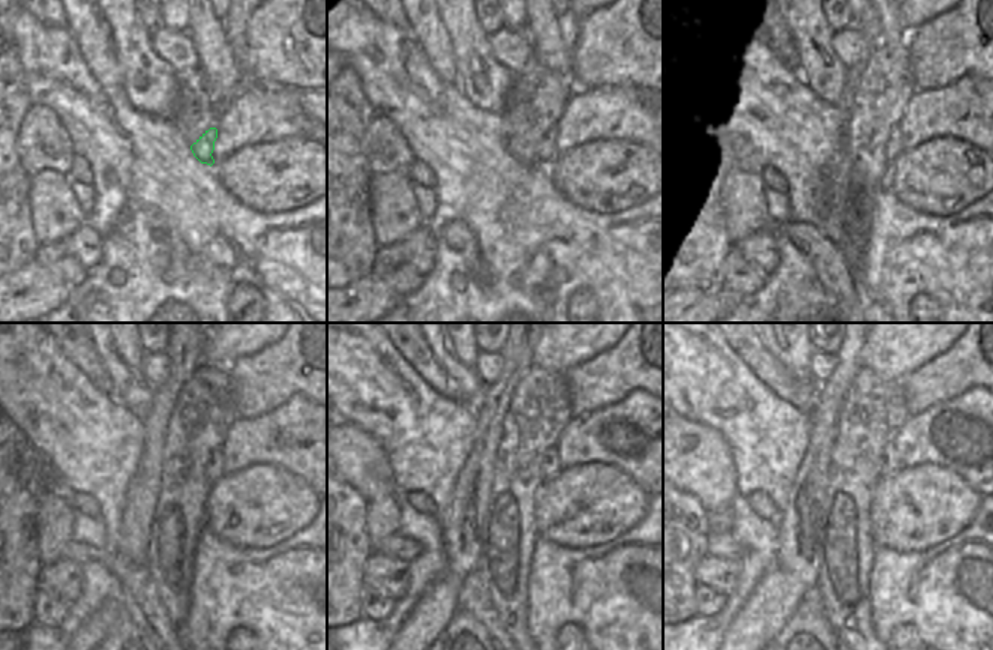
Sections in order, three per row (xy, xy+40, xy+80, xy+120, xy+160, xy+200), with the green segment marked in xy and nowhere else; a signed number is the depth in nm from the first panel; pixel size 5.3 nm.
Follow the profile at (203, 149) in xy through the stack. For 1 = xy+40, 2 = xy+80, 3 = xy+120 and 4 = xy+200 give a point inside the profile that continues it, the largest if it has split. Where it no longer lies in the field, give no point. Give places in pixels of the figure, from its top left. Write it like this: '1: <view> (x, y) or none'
1: xy+40 (546, 152)
2: xy+80 (893, 146)
3: xy+120 (215, 467)
4: xy+200 (888, 463)

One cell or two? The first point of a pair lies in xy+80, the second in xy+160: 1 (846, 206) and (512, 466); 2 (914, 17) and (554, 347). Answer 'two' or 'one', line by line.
1: one
2: one

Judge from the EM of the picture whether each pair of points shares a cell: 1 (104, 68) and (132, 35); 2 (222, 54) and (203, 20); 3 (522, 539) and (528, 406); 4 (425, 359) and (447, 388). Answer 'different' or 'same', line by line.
1: different
2: same
3: same
4: same

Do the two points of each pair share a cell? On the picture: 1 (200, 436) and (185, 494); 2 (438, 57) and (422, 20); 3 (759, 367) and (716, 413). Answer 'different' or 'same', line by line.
1: same
2: same
3: different

